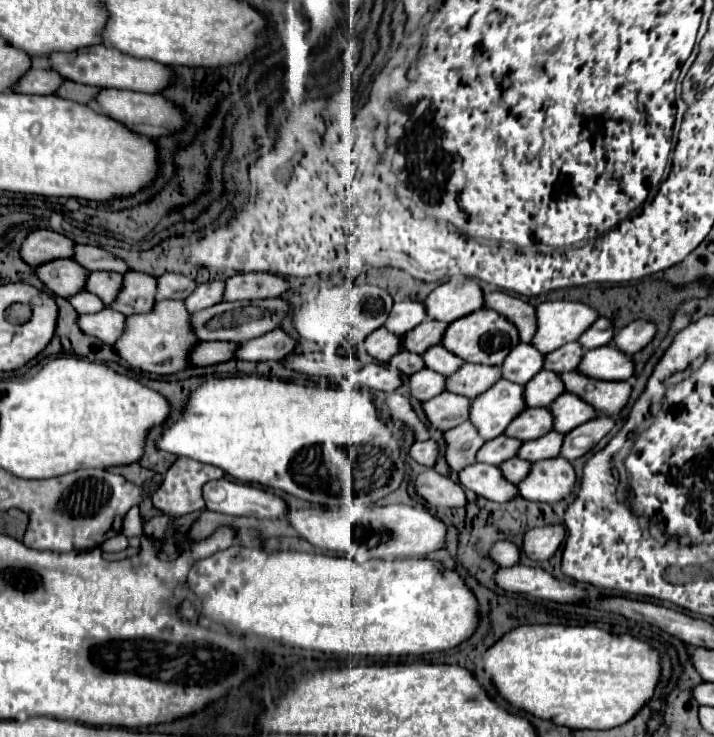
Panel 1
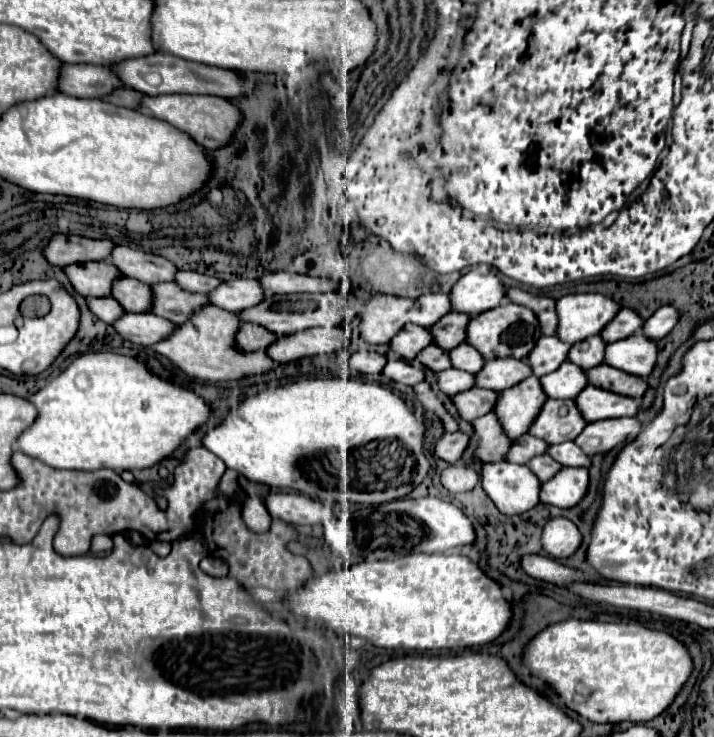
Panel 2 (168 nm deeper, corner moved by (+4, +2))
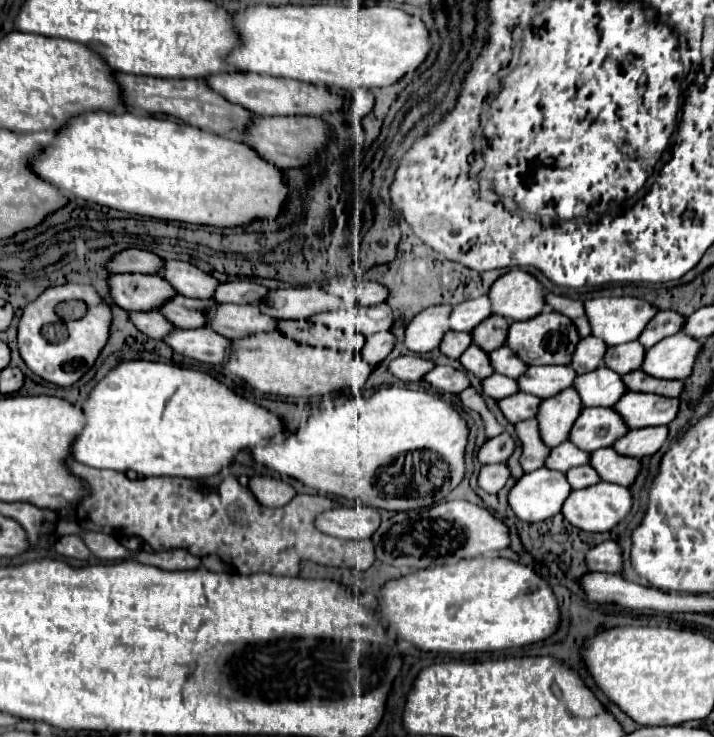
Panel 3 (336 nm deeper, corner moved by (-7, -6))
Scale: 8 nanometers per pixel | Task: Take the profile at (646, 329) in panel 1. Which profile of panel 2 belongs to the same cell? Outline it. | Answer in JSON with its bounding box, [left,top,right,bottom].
[642,306,680,340]

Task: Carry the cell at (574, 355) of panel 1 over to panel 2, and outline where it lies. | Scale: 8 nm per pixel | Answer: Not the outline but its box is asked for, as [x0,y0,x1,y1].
[568,336,604,370]

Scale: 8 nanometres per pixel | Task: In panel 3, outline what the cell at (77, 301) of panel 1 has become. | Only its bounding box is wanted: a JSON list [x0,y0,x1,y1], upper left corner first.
[131,310,175,340]

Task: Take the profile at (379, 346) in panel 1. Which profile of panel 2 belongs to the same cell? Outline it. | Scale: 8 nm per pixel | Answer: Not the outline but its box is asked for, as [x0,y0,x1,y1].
[388,324,430,362]

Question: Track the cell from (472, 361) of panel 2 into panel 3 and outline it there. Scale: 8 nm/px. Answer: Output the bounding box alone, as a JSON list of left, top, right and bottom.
[489,346,529,378]

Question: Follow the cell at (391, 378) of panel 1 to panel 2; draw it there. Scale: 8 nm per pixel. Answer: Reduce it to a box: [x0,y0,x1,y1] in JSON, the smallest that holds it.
[380,360,424,386]

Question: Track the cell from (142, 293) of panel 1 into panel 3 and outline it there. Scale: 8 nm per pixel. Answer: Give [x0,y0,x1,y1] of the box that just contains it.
[211,304,279,338]

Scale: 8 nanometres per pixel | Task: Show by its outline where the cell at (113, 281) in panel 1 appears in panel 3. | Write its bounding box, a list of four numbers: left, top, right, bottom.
[159,296,207,328]

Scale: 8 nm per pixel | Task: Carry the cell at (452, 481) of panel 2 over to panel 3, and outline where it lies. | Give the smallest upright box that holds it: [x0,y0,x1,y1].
[479,464,511,494]

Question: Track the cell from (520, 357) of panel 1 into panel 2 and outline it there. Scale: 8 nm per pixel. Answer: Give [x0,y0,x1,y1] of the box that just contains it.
[528,336,570,378]

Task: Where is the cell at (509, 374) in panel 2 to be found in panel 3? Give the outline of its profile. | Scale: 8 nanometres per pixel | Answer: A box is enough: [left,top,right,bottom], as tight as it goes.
[521,366,577,398]

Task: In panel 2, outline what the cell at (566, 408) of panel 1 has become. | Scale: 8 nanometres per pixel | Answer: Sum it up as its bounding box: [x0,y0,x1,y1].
[574,386,638,422]

